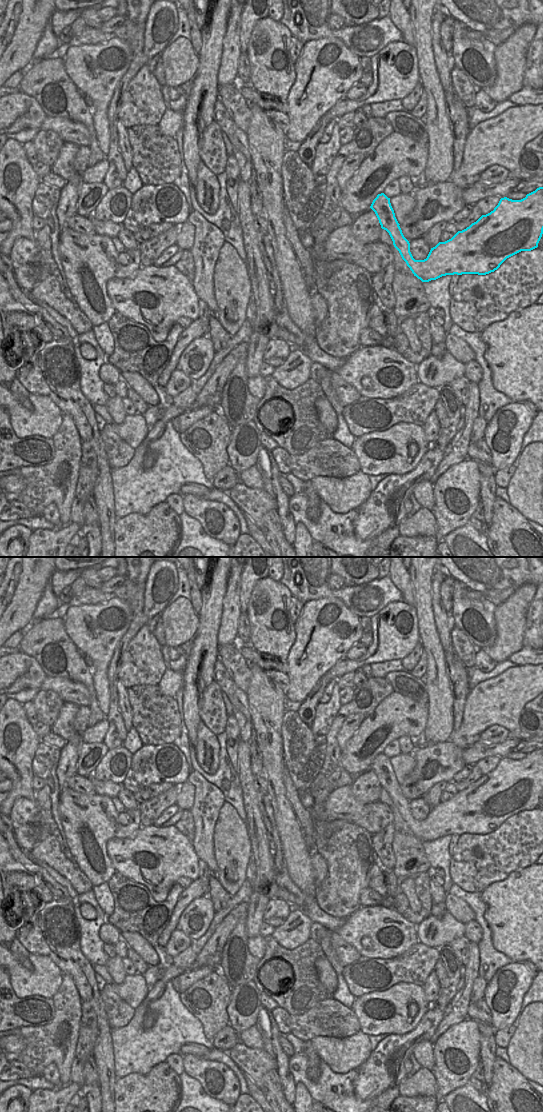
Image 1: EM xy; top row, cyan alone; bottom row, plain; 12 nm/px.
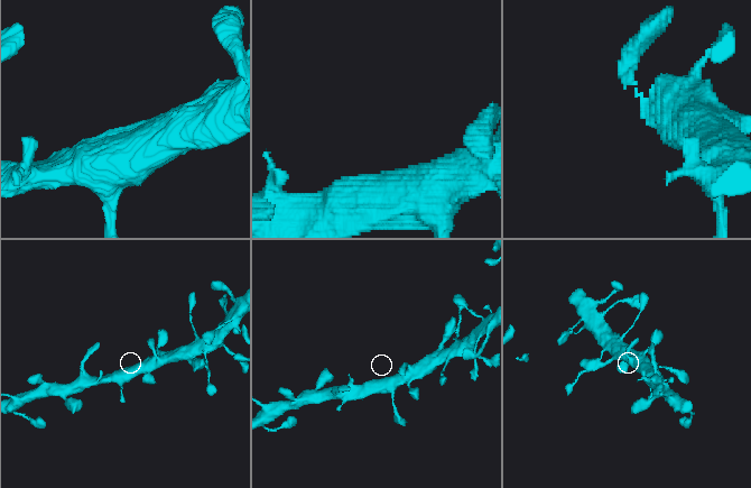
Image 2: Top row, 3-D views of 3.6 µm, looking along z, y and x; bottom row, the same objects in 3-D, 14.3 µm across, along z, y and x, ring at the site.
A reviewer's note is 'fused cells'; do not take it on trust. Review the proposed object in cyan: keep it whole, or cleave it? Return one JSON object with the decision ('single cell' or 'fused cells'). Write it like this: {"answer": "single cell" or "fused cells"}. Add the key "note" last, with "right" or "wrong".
{"answer": "single cell", "note": "wrong"}

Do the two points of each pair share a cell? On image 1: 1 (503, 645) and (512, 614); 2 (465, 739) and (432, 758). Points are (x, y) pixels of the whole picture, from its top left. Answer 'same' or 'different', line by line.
1: same
2: different

